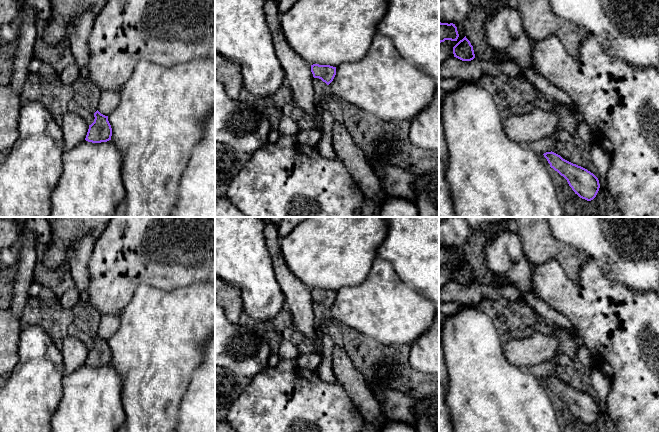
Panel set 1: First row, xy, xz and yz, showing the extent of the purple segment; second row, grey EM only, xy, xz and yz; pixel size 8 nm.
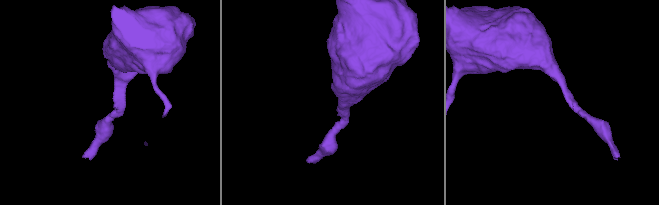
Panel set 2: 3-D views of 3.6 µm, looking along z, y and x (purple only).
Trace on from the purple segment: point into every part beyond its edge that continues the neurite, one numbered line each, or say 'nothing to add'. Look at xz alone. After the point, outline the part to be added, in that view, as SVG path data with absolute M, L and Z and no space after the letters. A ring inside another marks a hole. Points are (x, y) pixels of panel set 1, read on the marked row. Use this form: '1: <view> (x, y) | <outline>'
nothing to add

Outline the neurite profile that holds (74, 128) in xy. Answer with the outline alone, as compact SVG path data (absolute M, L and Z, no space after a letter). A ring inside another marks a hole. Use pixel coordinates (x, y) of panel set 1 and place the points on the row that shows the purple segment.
M68 112L62 116L61 129L65 150L69 150L86 138L89 125L76 112Z

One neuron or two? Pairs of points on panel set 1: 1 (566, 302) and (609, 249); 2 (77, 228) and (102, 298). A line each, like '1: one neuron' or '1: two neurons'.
1: two neurons
2: two neurons

